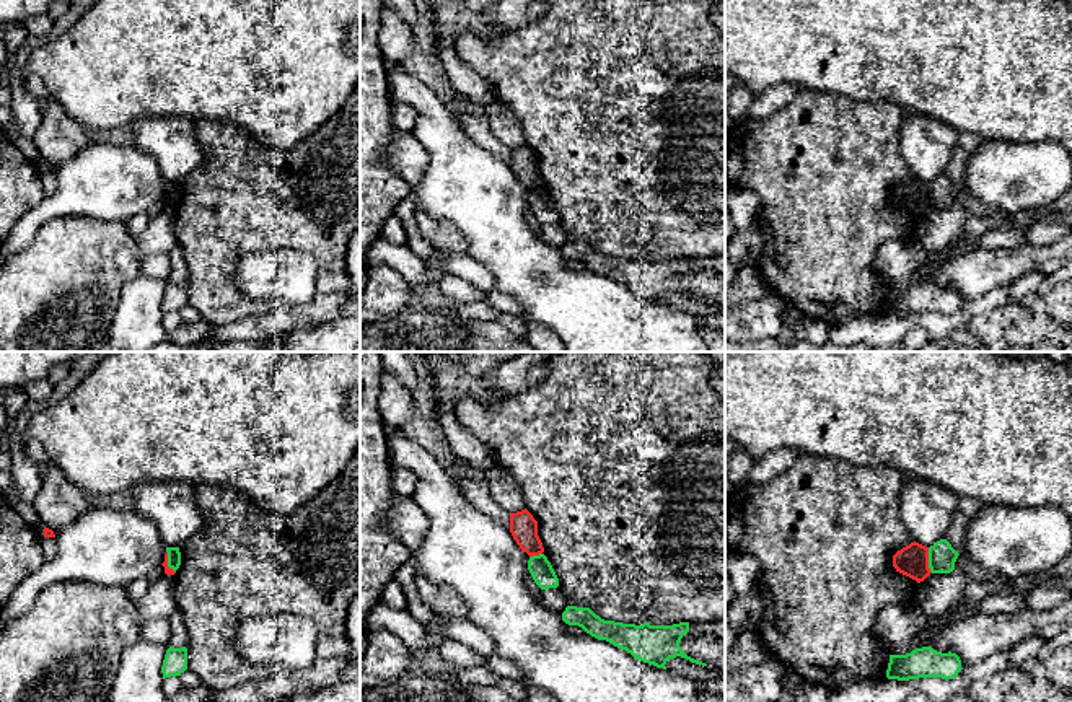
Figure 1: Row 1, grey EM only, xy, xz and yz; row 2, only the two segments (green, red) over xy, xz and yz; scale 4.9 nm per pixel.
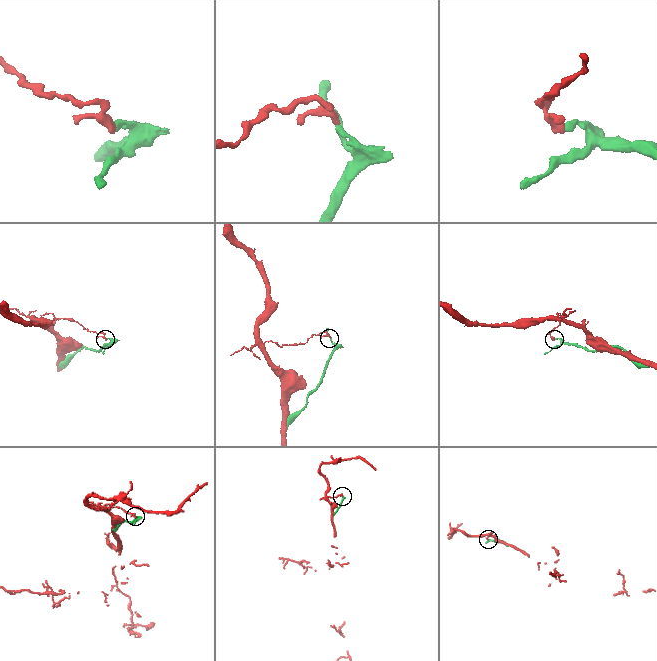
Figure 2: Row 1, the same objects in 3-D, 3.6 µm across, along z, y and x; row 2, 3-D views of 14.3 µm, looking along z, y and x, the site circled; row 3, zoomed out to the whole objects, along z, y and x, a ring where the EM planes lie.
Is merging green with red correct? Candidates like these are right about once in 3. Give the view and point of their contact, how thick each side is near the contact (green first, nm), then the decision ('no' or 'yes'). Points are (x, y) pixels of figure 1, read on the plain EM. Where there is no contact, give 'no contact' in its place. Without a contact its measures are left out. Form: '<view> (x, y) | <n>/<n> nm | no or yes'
yz (929, 196) | 140/160 nm | no

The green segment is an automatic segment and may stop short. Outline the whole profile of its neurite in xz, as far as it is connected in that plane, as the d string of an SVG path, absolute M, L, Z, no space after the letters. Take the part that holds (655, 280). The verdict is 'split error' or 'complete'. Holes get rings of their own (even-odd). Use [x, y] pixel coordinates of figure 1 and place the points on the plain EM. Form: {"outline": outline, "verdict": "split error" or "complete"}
{"outline": "M567 241L562 256L569 261L578 261L591 272L606 275L634 293L663 305L666 305L666 296L676 292L707 301L681 285L679 277L683 272L714 272L725 279L725 251L709 257L679 257L673 261L644 257L635 261L604 256L590 243Z", "verdict": "split error"}

